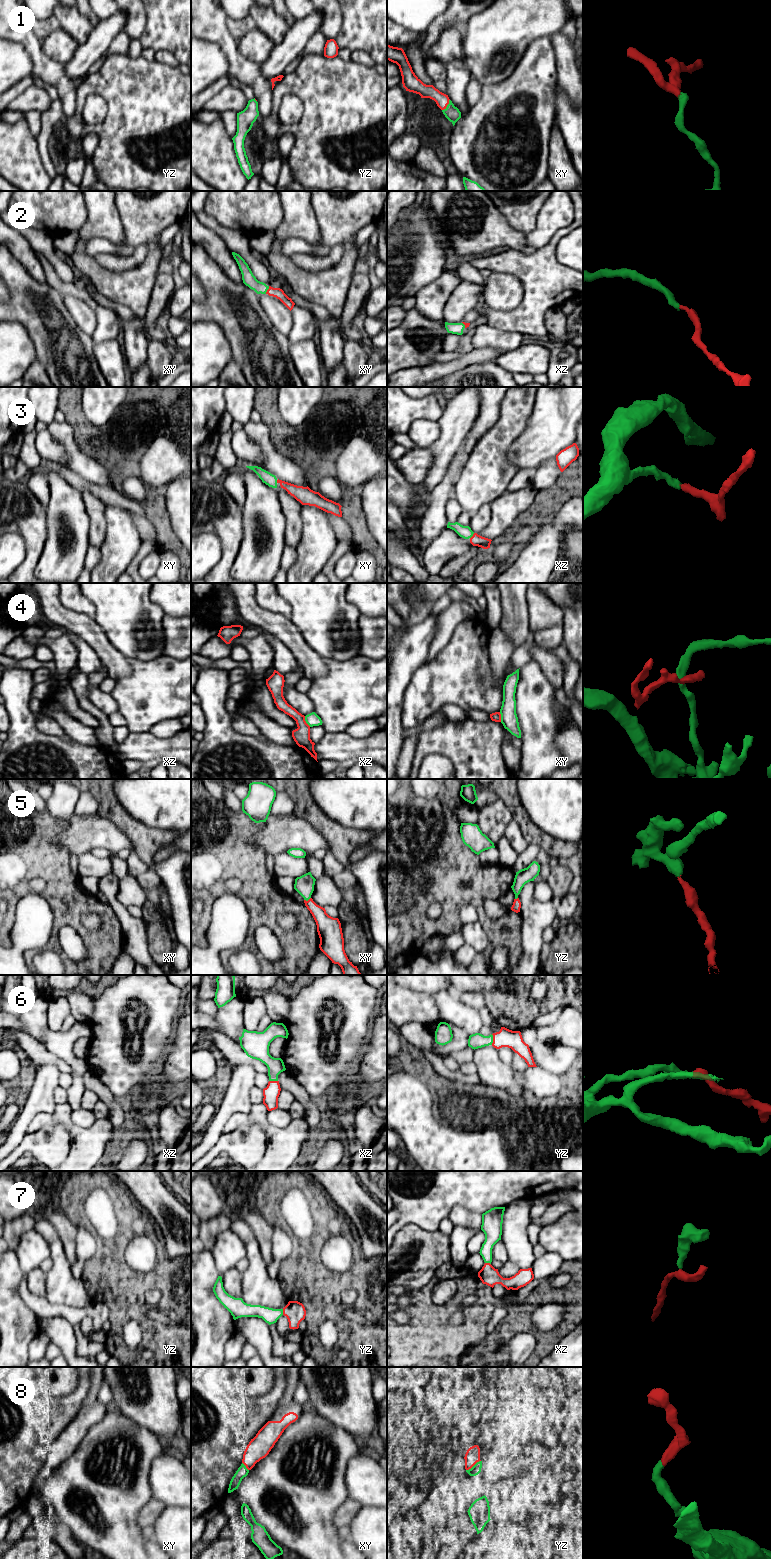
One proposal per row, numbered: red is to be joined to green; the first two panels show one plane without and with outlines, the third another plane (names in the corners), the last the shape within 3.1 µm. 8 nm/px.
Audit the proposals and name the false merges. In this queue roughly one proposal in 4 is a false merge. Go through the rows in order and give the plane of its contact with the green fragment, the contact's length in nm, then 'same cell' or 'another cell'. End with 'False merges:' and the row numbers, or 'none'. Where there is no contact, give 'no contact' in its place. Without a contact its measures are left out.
1: xy | 110 nm | same cell
2: xy | 70 nm | same cell
3: xz | 60 nm | same cell
4: xz | 100 nm | another cell
5: xy | 60 nm | same cell
6: yz | 90 nm | same cell
7: yz | 50 nm | same cell
8: yz | 150 nm | same cell
False merges: 4

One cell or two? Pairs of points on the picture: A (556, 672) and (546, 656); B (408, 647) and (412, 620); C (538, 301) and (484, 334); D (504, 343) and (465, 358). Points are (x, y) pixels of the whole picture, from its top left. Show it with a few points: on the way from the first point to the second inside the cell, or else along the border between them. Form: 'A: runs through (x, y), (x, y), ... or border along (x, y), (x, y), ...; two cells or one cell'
A: runs through (552, 668), (547, 660); one cell
B: border along (429, 614), (420, 622), (407, 629), (400, 628); two cells
C: border along (485, 323), (500, 330), (517, 332); two cells
D: border along (473, 348), (493, 348), (501, 353); two cells

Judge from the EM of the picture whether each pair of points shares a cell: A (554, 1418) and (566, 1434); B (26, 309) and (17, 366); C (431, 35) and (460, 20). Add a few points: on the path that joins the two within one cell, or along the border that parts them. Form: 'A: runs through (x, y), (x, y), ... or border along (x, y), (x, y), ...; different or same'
A: border along (567, 1409), (567, 1414), (557, 1440); different
B: border along (10, 319), (19, 321), (36, 345); different
C: runs through (437, 28), (447, 18), (453, 18); same

